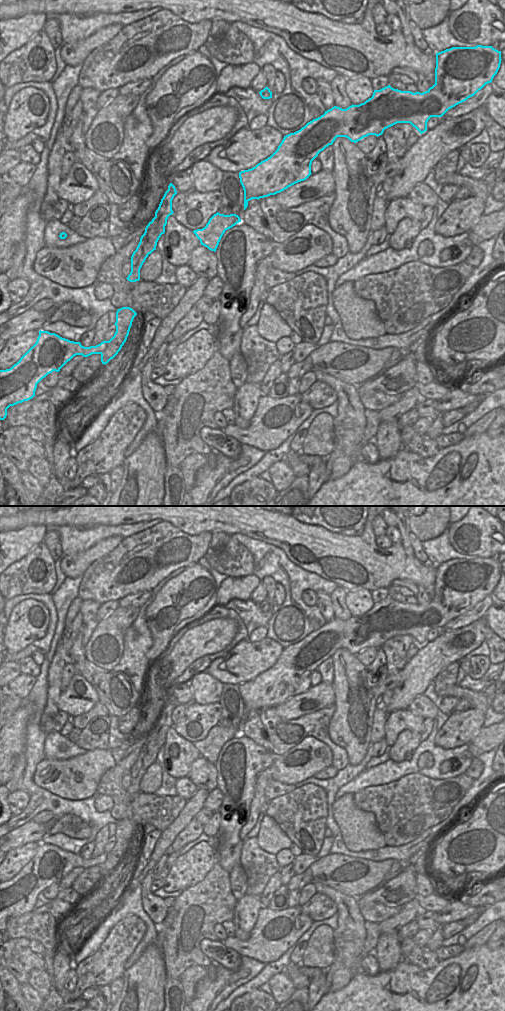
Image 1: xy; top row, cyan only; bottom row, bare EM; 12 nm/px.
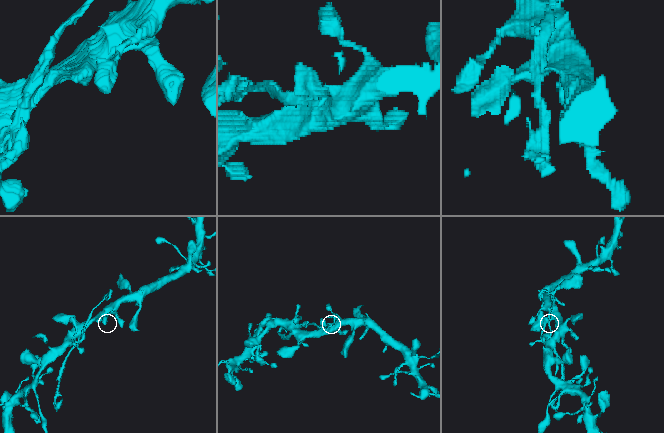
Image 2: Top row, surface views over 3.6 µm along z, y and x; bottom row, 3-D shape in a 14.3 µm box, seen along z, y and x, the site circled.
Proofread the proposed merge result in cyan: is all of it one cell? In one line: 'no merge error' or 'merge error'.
merge error

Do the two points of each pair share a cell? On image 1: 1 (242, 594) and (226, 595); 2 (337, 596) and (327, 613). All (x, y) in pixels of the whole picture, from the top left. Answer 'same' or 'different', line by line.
1: same
2: different

